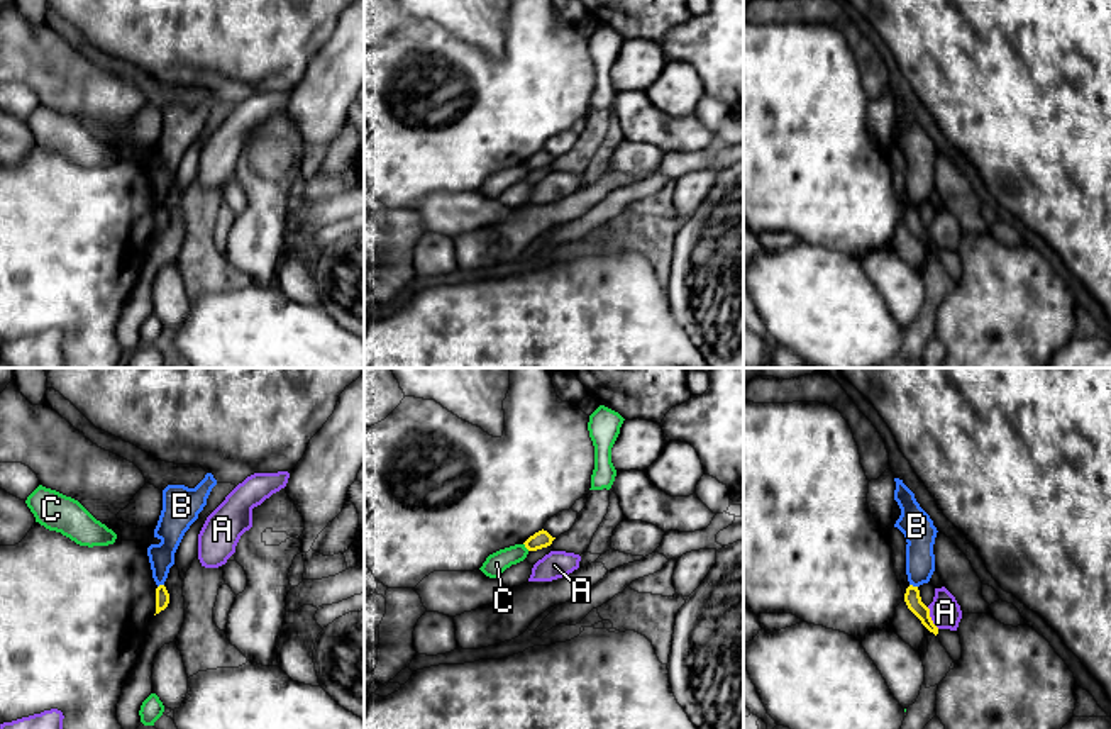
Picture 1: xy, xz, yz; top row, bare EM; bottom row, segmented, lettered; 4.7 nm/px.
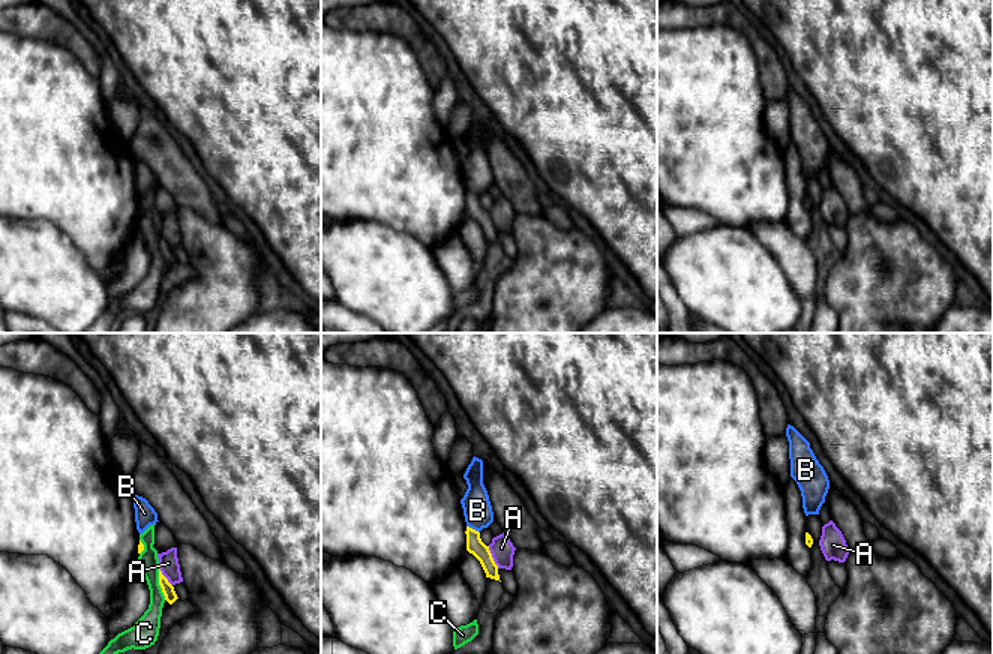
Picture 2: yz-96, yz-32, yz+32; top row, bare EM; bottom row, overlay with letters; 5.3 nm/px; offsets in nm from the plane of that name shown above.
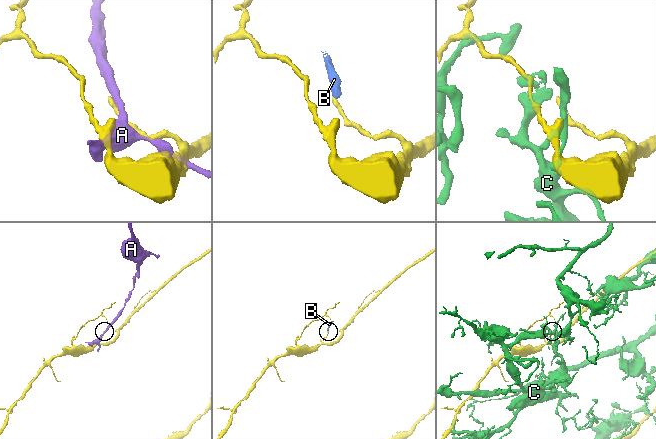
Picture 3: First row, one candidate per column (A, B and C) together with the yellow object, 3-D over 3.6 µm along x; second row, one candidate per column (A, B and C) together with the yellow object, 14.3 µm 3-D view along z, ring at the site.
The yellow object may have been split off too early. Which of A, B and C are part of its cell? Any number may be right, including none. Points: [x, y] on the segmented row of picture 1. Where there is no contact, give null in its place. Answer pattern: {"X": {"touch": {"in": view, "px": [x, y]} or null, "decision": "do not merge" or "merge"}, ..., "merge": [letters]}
{"A": {"touch": {"in": "yz", "px": [930, 617]}, "decision": "do not merge"}, "B": {"touch": {"in": "yz", "px": [912, 585]}, "decision": "do not merge"}, "C": {"touch": {"in": "xz", "px": [525, 546]}, "decision": "do not merge"}, "merge": []}

